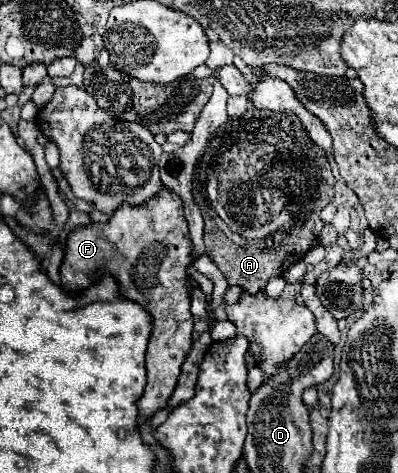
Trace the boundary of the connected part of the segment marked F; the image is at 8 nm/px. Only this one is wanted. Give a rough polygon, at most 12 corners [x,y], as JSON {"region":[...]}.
{"region":[[167,187],[75,227],[75,293],[101,273],[155,319],[141,419],[167,405],[191,349],[193,241]]}

